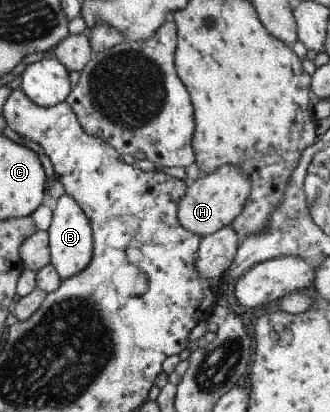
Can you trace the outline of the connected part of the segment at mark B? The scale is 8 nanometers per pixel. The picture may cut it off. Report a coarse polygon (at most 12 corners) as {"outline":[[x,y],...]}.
{"outline":[[70,196],[51,204],[50,263],[63,281],[92,261],[92,230]]}

